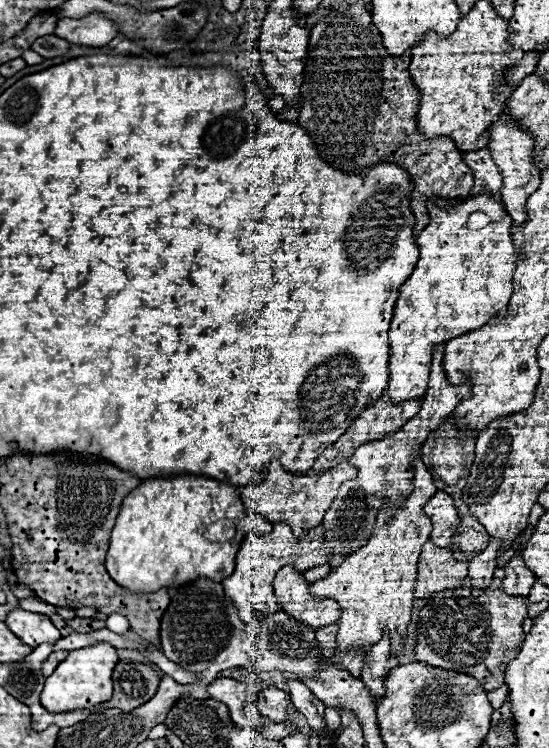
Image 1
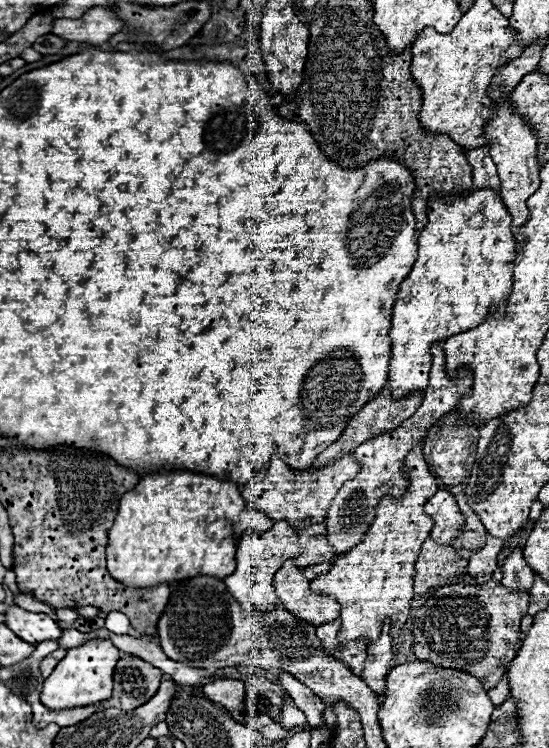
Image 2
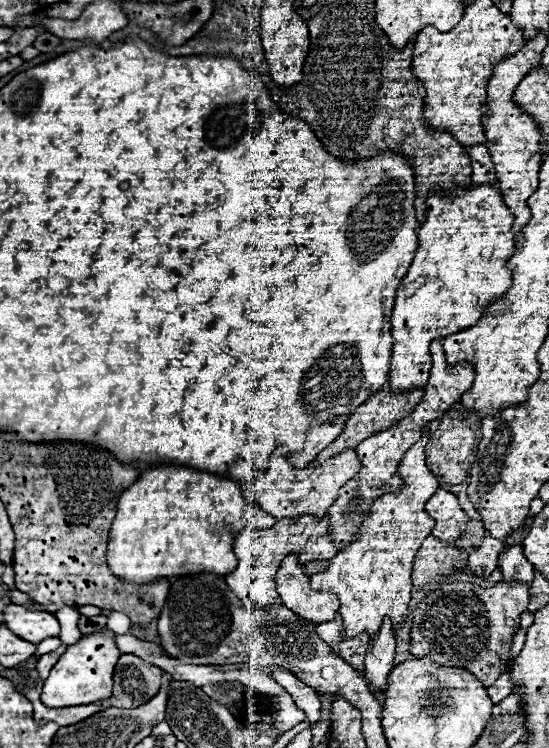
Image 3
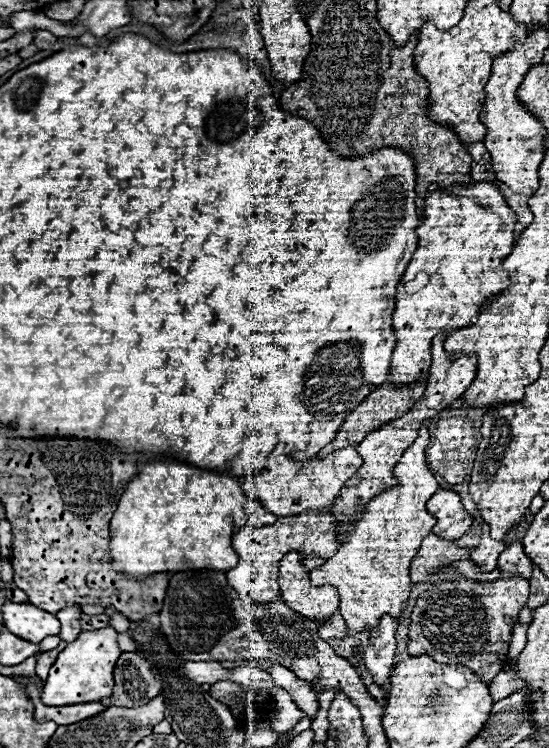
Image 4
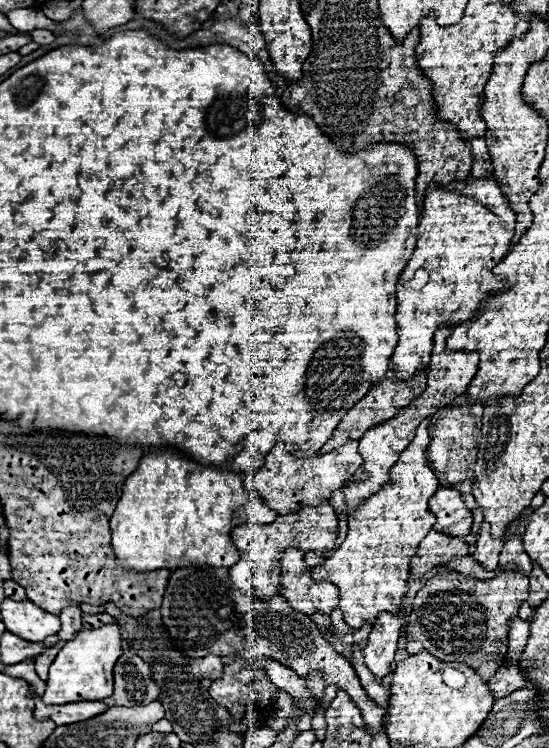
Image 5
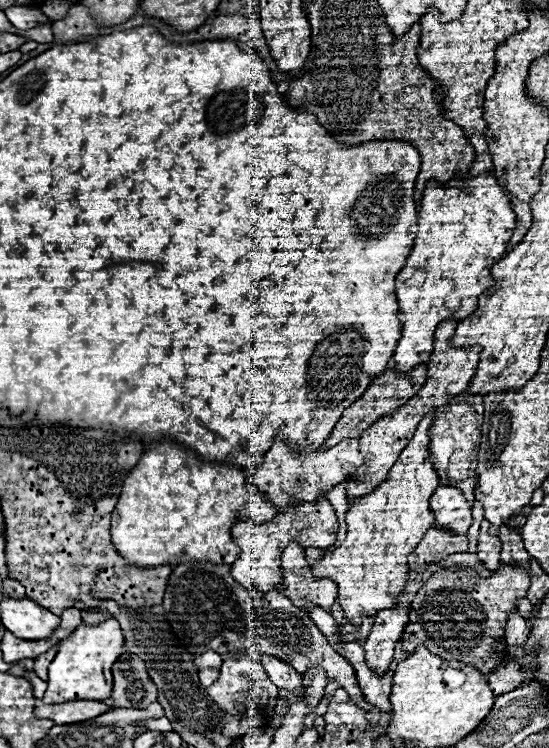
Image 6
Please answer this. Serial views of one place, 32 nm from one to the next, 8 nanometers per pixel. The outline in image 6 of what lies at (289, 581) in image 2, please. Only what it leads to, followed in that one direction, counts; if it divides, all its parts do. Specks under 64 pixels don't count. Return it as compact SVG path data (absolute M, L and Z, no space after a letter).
M294 542L282 552L282 586L282 592L302 612L308 612L312 606L330 612L338 598L338 586L328 578L314 578L310 564L304 558L304 548Z

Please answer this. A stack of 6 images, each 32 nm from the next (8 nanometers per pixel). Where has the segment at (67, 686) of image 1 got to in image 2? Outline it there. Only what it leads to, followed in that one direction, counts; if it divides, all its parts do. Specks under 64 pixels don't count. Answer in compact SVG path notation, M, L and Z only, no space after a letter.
M92 640L92 642L86 642L84 646L70 648L68 654L58 662L54 672L46 678L44 690L40 694L42 704L50 710L68 710L68 708L84 708L84 706L92 706L102 700L108 700L112 696L112 674L116 668L116 660L120 660L120 654L110 640Z

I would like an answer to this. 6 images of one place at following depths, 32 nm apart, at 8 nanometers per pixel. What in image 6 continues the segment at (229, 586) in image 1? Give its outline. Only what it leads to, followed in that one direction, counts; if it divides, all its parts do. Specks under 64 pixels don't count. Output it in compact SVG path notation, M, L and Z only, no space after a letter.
M318 500L314 504L298 502L294 508L278 514L268 524L236 524L230 532L240 548L240 558L230 568L232 578L244 588L256 588L256 592L268 594L276 590L282 581L281 556L290 540L300 544L302 548L330 548L336 542L338 528L340 526L336 520L336 512L328 500Z

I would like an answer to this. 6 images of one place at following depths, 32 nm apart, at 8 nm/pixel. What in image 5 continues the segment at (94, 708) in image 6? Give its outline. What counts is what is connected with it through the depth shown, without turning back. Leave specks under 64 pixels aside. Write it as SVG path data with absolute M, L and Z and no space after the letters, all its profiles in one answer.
M38 698L34 700L36 700L36 710L34 710L36 720L54 720L58 726L82 722L108 710L108 706L102 702L72 702L64 706L46 706Z

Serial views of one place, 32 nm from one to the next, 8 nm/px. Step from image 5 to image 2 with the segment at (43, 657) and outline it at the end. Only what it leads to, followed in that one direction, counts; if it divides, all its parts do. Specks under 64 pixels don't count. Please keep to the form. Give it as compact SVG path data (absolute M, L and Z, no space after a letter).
M58 648L56 652L48 654L48 656L40 662L40 672L42 672L42 676L44 676L44 678L48 678L48 676L50 676L52 668L56 668L58 660L62 660L62 658L64 658L64 654L66 654L66 650L64 650L64 648Z

